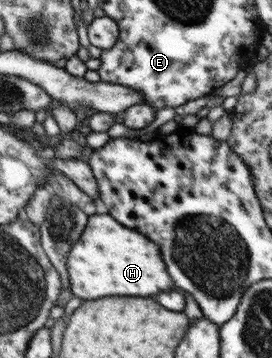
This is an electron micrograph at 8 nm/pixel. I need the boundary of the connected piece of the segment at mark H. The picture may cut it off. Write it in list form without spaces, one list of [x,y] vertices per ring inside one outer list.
[[[108,213],[87,216],[86,228],[80,240],[70,248],[66,268],[70,278],[70,290],[82,300],[94,300],[102,296],[154,296],[158,292],[174,290],[174,284],[164,268],[158,246],[126,228]]]

